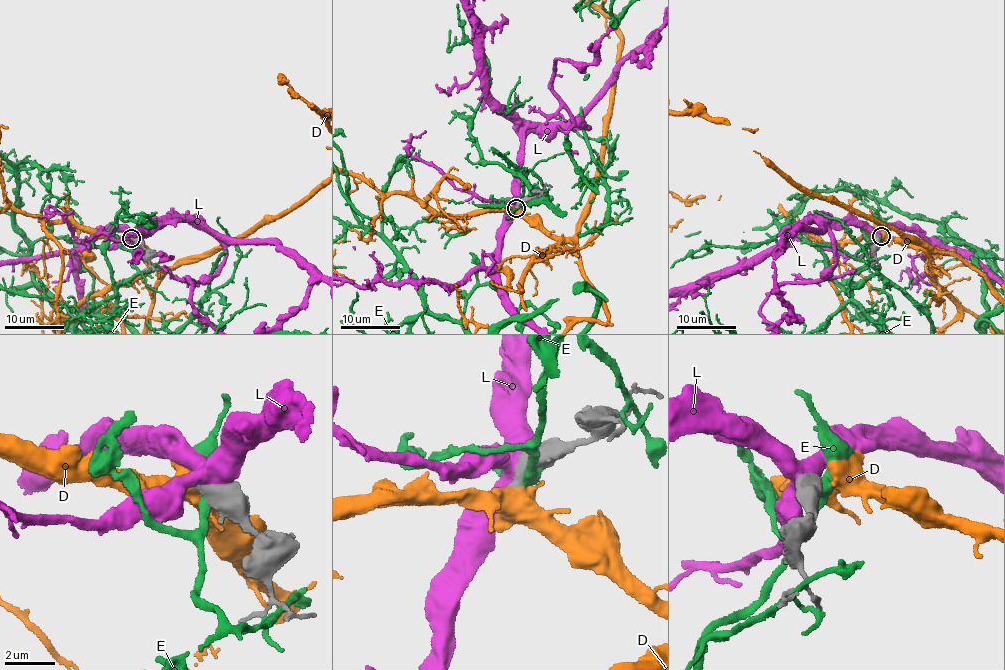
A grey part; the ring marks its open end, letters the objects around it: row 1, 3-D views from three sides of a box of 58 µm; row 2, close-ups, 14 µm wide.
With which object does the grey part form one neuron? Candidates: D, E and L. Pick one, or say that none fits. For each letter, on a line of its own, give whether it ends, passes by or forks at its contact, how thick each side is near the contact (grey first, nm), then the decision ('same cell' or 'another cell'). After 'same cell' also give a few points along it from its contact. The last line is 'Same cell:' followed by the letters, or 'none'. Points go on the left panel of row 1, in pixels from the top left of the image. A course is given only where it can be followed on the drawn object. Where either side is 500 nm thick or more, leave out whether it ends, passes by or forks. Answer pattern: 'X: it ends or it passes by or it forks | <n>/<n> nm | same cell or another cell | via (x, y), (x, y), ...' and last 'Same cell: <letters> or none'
D: it forks | 400/440 nm | same cell
E: 750/420 nm | another cell
L: 750/460 nm | another cell
Same cell: D

